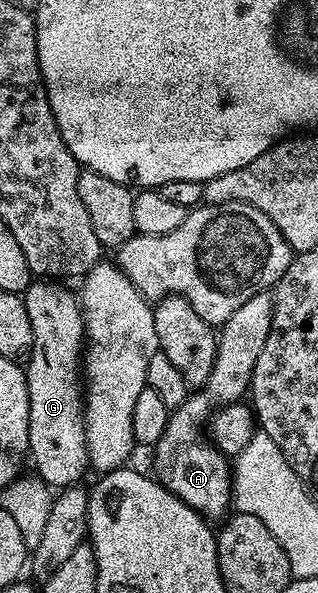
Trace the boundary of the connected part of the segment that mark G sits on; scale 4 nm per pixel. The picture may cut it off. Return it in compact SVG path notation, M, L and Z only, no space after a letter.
M35 280L23 293L33 327L33 346L24 376L29 394L29 448L36 475L51 488L72 487L88 471L88 444L85 438L82 353L86 332L78 297L55 280Z

